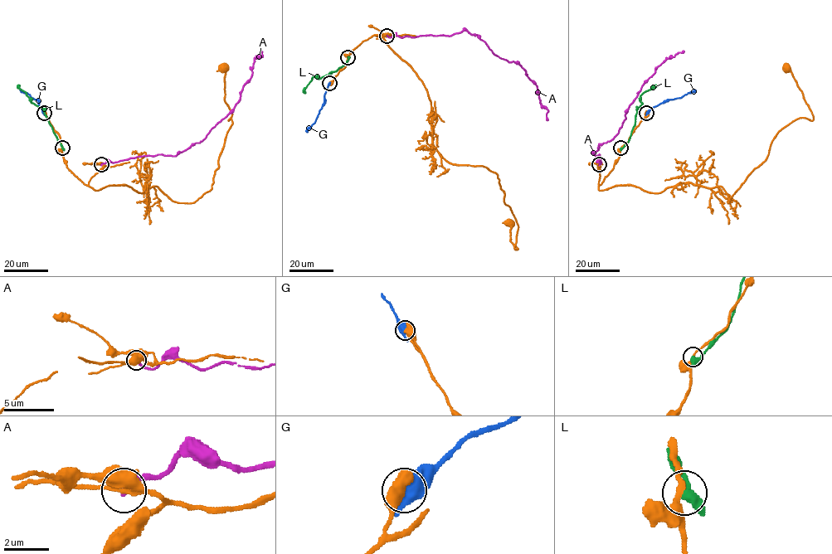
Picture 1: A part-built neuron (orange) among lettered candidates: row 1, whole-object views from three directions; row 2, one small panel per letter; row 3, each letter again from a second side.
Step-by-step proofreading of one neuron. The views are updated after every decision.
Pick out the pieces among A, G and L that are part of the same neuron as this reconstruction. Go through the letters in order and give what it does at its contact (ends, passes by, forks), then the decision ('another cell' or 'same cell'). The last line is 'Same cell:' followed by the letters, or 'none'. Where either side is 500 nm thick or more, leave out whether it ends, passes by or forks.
A: it ends there; another cell
G: another cell
L: another cell
Same cell: none

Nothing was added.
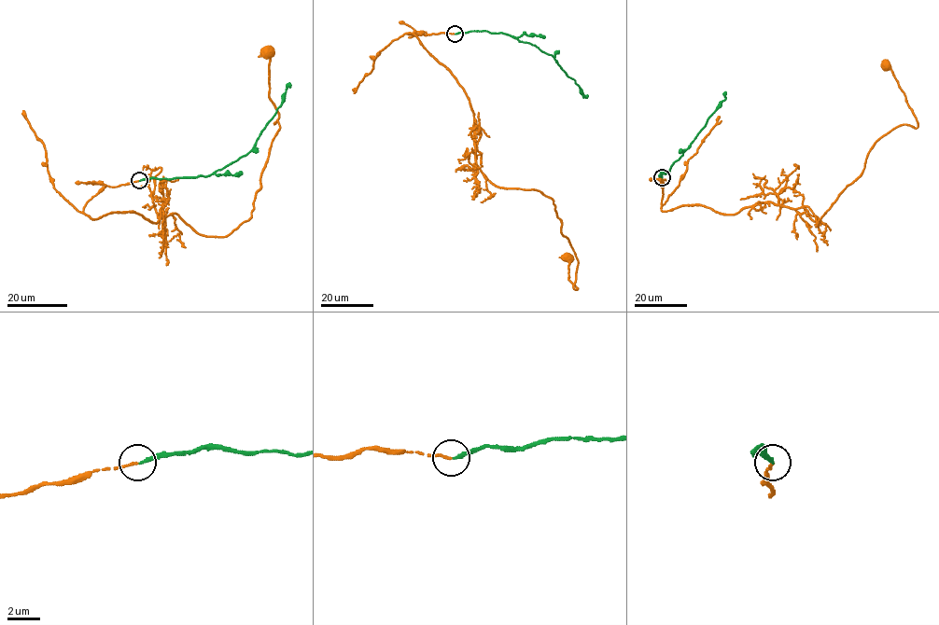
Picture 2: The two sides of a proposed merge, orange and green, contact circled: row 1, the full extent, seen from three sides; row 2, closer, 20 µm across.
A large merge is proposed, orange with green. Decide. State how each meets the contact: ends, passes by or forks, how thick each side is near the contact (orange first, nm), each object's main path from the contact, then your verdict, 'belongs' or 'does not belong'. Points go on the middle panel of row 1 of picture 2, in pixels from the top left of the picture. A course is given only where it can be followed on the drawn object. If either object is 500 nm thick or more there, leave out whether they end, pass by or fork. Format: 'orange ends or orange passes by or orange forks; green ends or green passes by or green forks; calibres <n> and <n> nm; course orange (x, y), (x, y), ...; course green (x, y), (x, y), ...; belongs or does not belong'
orange ends; green ends; calibres 140 and 200 nm; course orange (455, 34), (406, 33), (463, 90), (485, 176), (553, 201), (578, 261), (575, 289), (567, 257); course green (455, 34), (471, 31), (504, 33), (535, 45), (551, 55), (575, 80), (583, 97), (586, 96); belongs

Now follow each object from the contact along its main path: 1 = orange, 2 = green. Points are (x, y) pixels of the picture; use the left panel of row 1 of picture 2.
1: (139, 181), (105, 187), (83, 212), (157, 222), (161, 209), (226, 237), (252, 216), (280, 129), (268, 51)
2: (139, 181), (210, 175), (245, 155), (280, 105), (289, 83)

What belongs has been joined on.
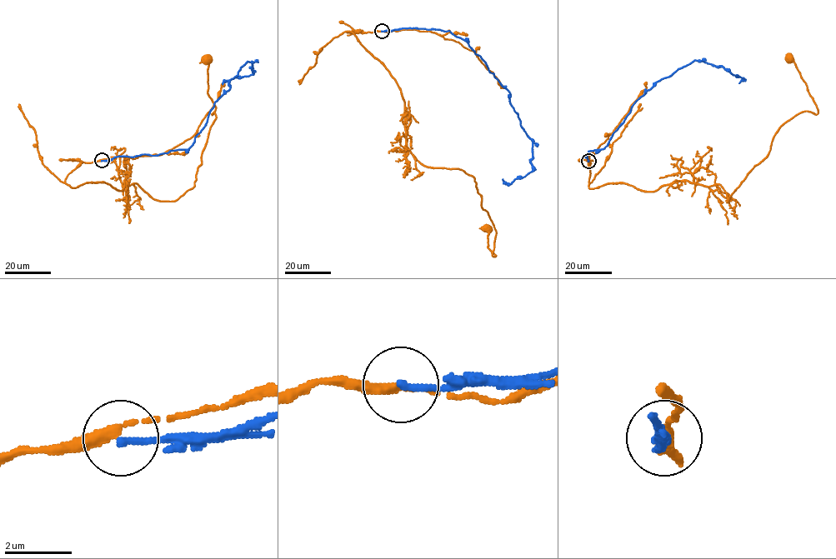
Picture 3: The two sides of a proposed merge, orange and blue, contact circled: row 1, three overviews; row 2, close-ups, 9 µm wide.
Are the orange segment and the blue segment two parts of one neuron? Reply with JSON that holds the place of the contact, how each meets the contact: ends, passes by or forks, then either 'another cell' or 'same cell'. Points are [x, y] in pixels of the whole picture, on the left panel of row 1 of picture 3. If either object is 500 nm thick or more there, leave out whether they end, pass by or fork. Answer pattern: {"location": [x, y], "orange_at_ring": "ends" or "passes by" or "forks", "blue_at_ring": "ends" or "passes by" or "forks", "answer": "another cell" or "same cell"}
{"location": [102, 160], "orange_at_ring": "passes by", "blue_at_ring": "ends", "answer": "another cell"}

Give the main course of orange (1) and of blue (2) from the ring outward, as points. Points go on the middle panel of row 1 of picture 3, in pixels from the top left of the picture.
1: (382, 31), (345, 31), (395, 81), (414, 157), (474, 178), (496, 232), (493, 257), (487, 228)
2: (382, 31), (449, 31), (485, 62), (510, 94), (509, 102), (532, 141), (533, 170), (510, 184), (503, 178)

